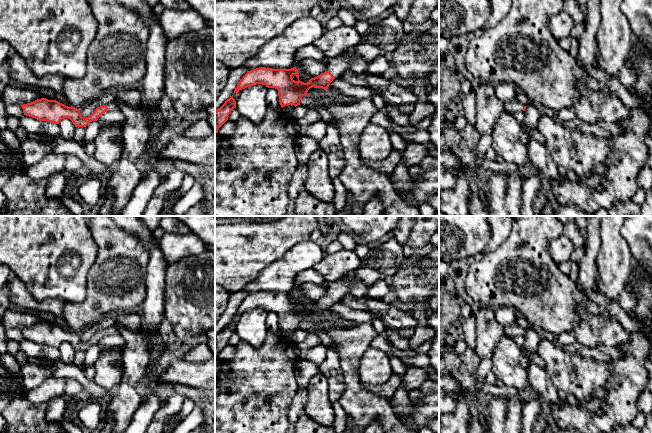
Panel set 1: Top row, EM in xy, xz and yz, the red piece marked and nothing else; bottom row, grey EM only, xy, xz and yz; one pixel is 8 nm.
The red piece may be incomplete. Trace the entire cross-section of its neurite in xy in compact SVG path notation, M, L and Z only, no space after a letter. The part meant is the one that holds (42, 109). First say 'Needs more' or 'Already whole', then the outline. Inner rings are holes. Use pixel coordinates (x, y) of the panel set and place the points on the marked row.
Needs more. M124 89L114 91L117 101L108 105L103 105L95 109L88 117L84 118L80 110L75 107L68 107L56 100L46 98L37 99L31 103L21 105L24 115L40 121L47 121L59 124L62 119L70 119L75 127L86 127L90 122L97 121L98 118L107 111L119 110L119 103L123 102L134 109L142 105L142 94L134 89Z

